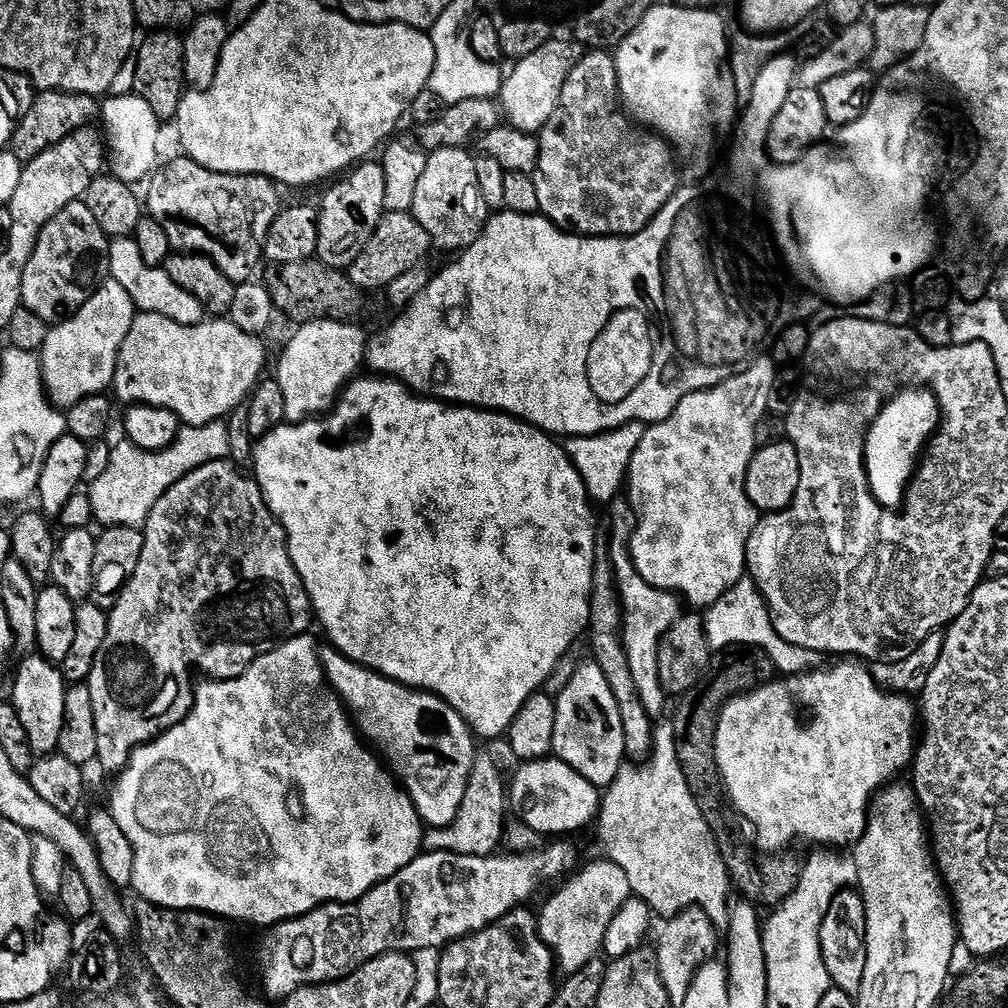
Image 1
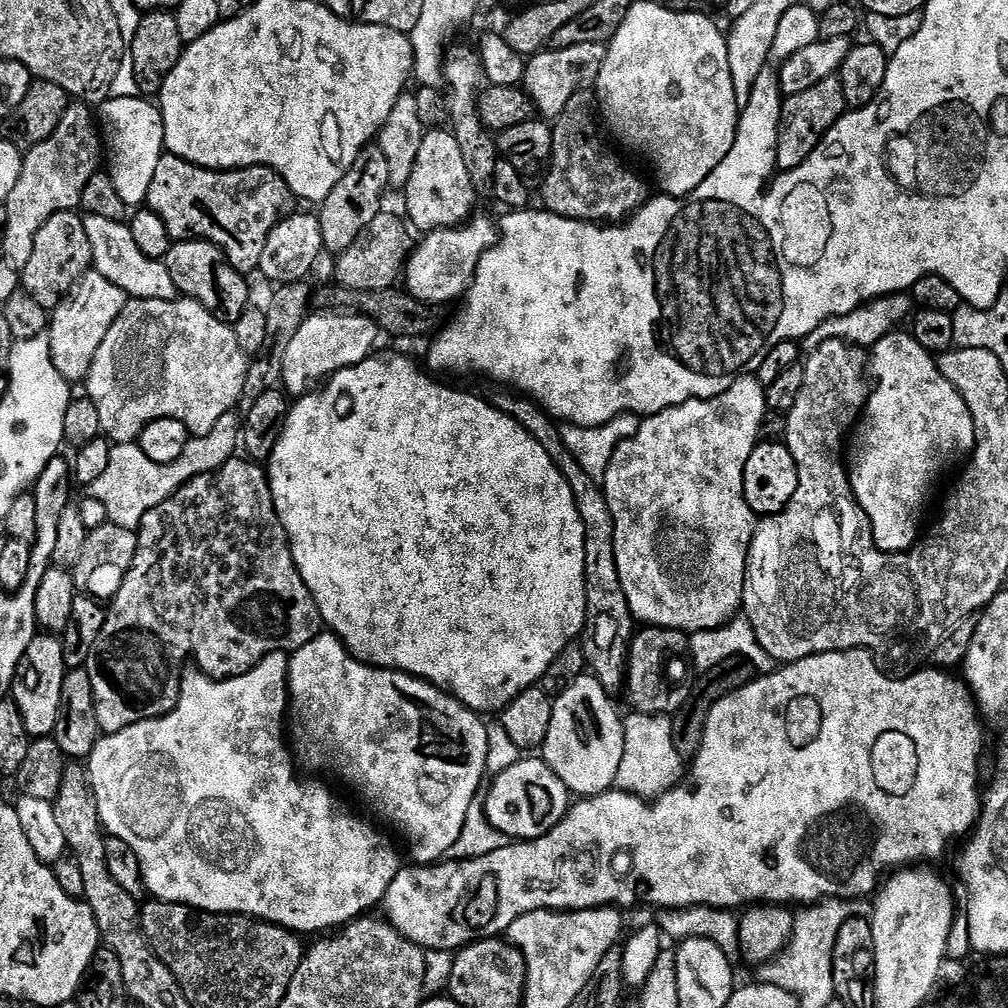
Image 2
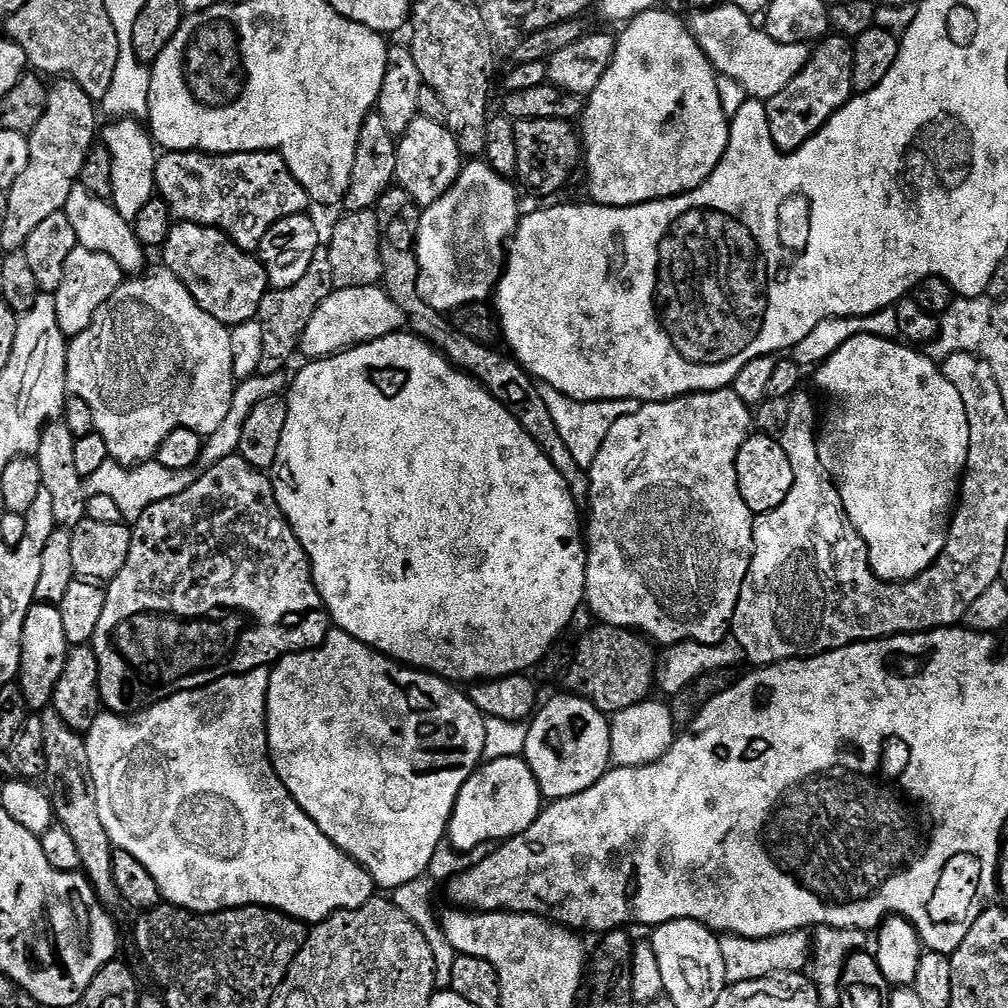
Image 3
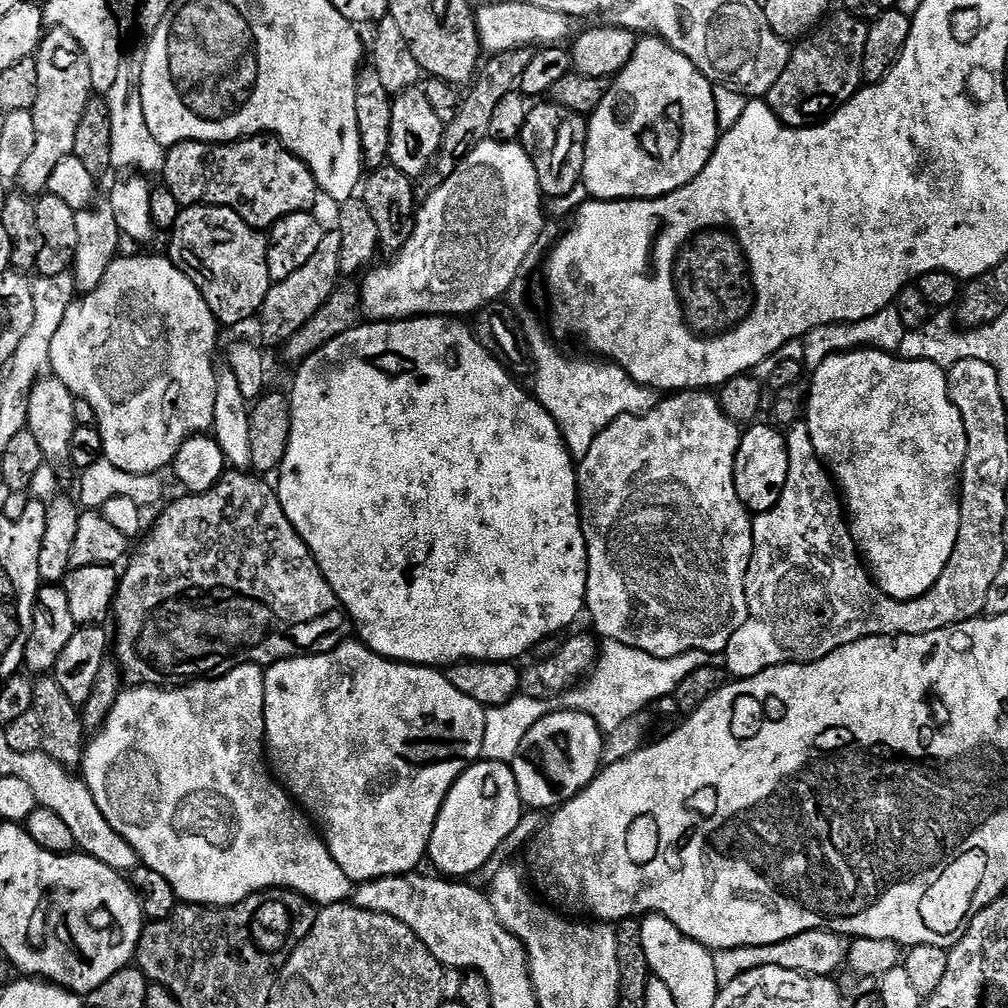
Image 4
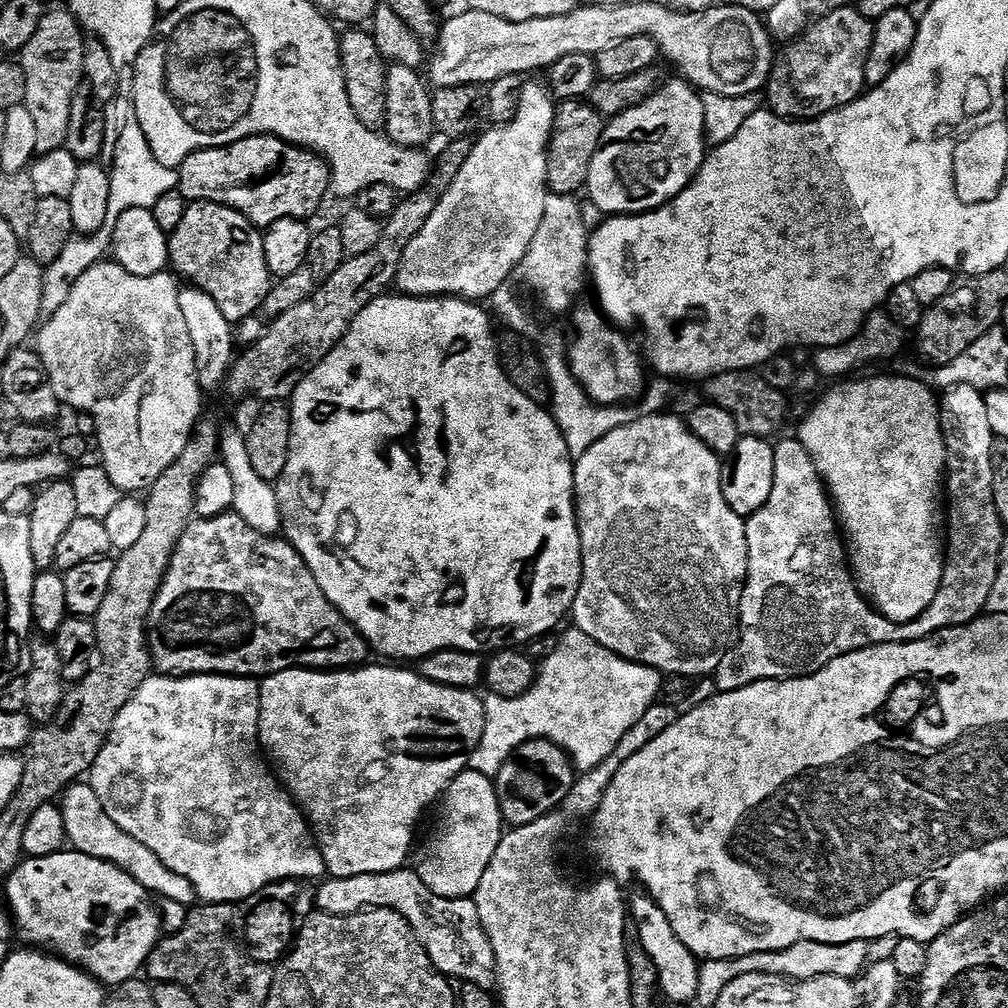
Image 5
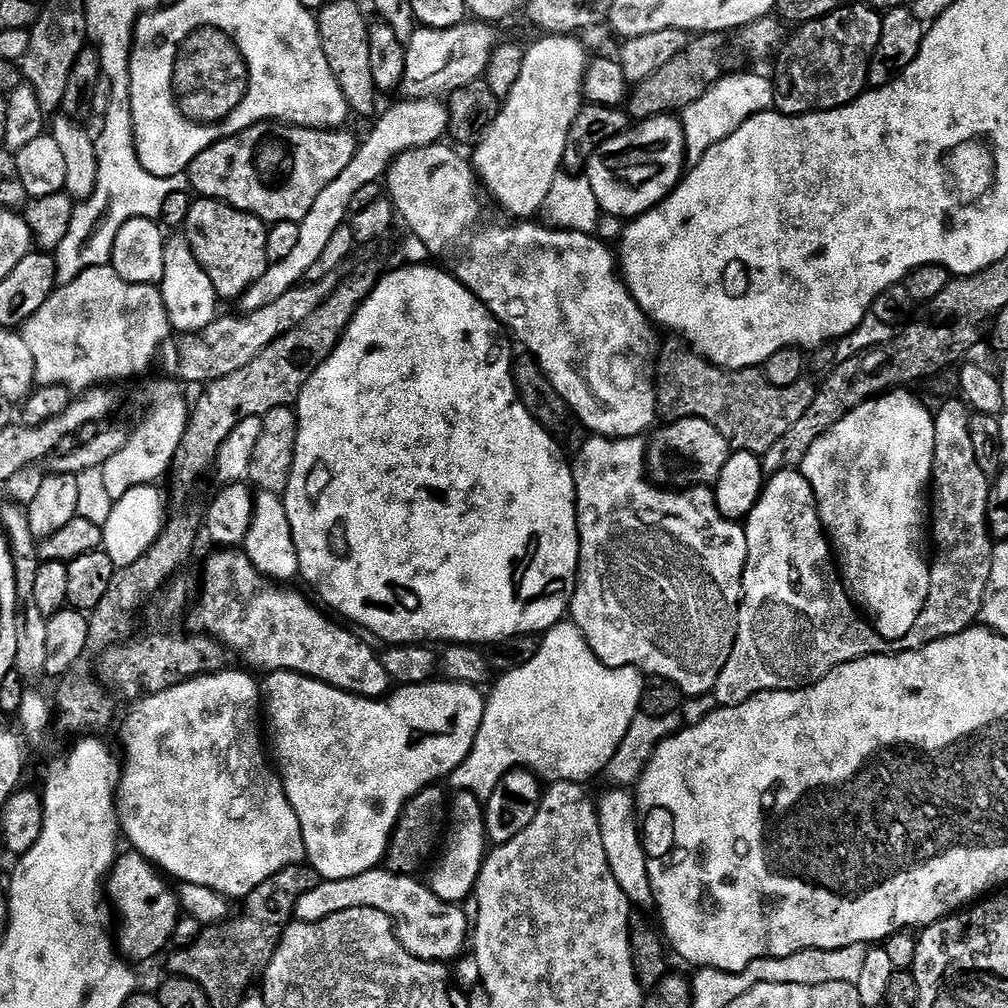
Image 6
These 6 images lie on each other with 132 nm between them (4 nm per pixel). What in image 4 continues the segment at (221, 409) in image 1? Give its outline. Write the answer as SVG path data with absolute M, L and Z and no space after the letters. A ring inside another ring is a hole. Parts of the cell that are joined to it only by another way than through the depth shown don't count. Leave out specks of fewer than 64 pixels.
M167 255L160 256L124 256L112 261L106 270L106 278L94 289L93 292L81 295L72 301L70 310L62 318L62 326L58 326L58 334L54 334L54 342L50 342L50 372L55 379L61 380L67 386L72 395L85 400L93 407L96 415L96 423L103 444L103 459L109 460L118 470L124 470L130 474L147 476L160 474L171 465L172 460L178 454L178 450L192 436L207 433L214 422L214 398L216 397L216 331L218 325L210 306L206 306L206 298L182 274L173 266Z

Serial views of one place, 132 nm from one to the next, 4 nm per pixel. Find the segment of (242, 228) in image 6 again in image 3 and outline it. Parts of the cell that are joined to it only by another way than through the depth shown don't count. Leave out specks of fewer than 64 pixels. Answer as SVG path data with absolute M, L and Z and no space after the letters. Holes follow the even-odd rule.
M173 223L162 246L163 252L163 267L184 283L194 302L198 302L206 314L229 326L259 317L262 298L270 291L266 270L253 253L243 252L222 228Z

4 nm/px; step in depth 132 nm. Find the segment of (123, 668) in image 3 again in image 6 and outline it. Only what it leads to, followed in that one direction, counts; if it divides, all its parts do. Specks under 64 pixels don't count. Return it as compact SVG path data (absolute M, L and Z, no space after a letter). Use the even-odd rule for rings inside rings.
M216 550L205 562L204 581L198 584L198 595L186 620L192 623L193 633L211 636L224 645L229 653L236 655L237 652L249 664L245 664L249 669L261 668L264 674L300 672L304 676L313 676L324 684L332 684L343 692L354 692L357 696L365 696L371 700L381 699L393 691L394 682L390 674L386 674L386 666L382 666L378 652L366 641L359 640L354 633L347 632L343 623L340 625L327 620L302 593L295 592L292 586L273 586L252 565L250 558L242 550Z

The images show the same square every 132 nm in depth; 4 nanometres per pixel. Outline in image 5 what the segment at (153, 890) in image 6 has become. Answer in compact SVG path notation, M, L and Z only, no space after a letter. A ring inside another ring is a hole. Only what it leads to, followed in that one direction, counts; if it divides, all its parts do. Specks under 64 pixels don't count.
M75 850L21 859L8 876L6 895L10 915L23 939L25 936L32 943L29 945L75 964L105 986L137 979L162 939L160 914L153 893L134 882L126 870Z

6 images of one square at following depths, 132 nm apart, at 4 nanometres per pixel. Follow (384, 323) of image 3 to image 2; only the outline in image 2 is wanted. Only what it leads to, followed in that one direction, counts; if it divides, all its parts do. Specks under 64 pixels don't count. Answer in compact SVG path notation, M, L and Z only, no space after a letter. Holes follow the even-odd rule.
M356 312L329 313L309 315L286 348L281 385L289 397L307 395L313 389L314 381L330 378L342 369L357 365L368 359L375 349L373 346L380 337L380 329L373 320Z

